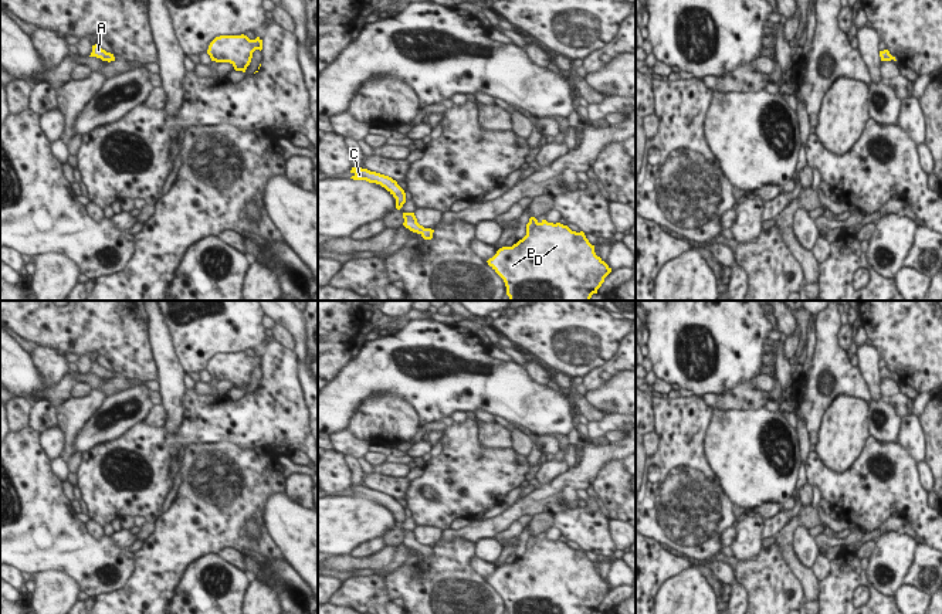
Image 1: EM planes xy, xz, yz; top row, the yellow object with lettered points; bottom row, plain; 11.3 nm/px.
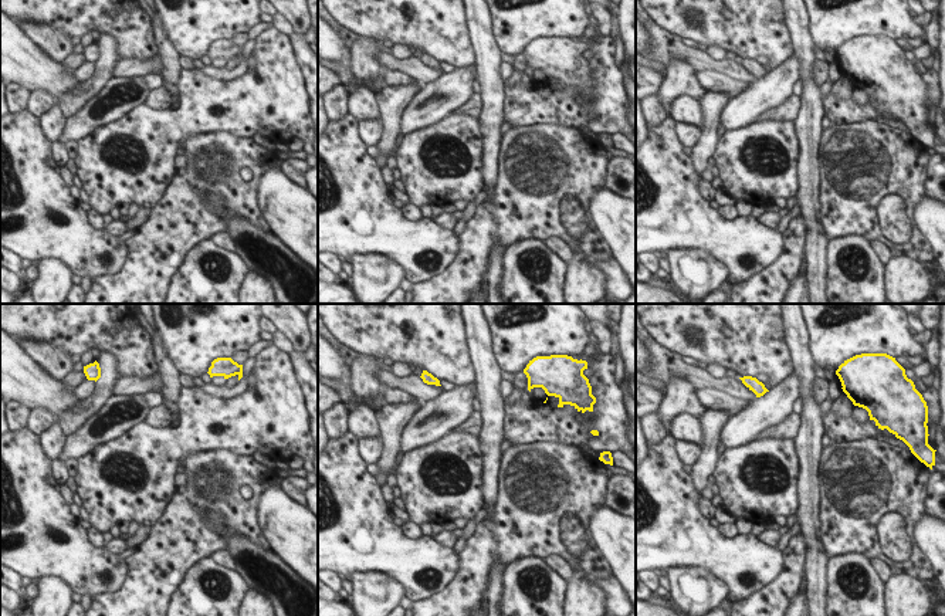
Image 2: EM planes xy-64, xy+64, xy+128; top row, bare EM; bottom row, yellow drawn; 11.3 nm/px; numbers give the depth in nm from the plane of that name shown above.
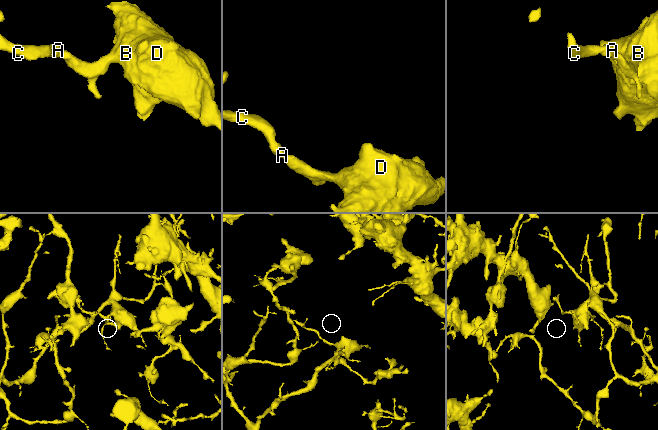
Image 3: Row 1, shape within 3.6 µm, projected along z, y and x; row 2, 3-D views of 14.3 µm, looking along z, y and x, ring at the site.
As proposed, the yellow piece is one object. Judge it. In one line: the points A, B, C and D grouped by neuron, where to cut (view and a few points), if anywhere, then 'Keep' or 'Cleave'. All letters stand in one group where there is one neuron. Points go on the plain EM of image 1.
Groups: A B C D. No split. Keep.

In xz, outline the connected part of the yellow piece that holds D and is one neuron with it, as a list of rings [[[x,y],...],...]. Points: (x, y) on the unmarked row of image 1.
[[[535,535],[529,536],[522,557],[499,566],[487,580],[504,597],[508,614],[592,614],[611,590],[583,549],[546,537],[539,540]]]

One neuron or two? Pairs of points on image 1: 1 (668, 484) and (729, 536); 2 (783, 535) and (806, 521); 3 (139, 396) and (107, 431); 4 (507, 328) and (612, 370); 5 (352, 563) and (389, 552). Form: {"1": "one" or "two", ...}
{"1": "two", "2": "two", "3": "one", "4": "two", "5": "one"}

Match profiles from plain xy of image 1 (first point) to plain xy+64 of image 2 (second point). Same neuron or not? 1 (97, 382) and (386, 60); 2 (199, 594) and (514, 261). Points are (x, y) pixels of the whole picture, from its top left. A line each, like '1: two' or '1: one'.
1: one
2: one

